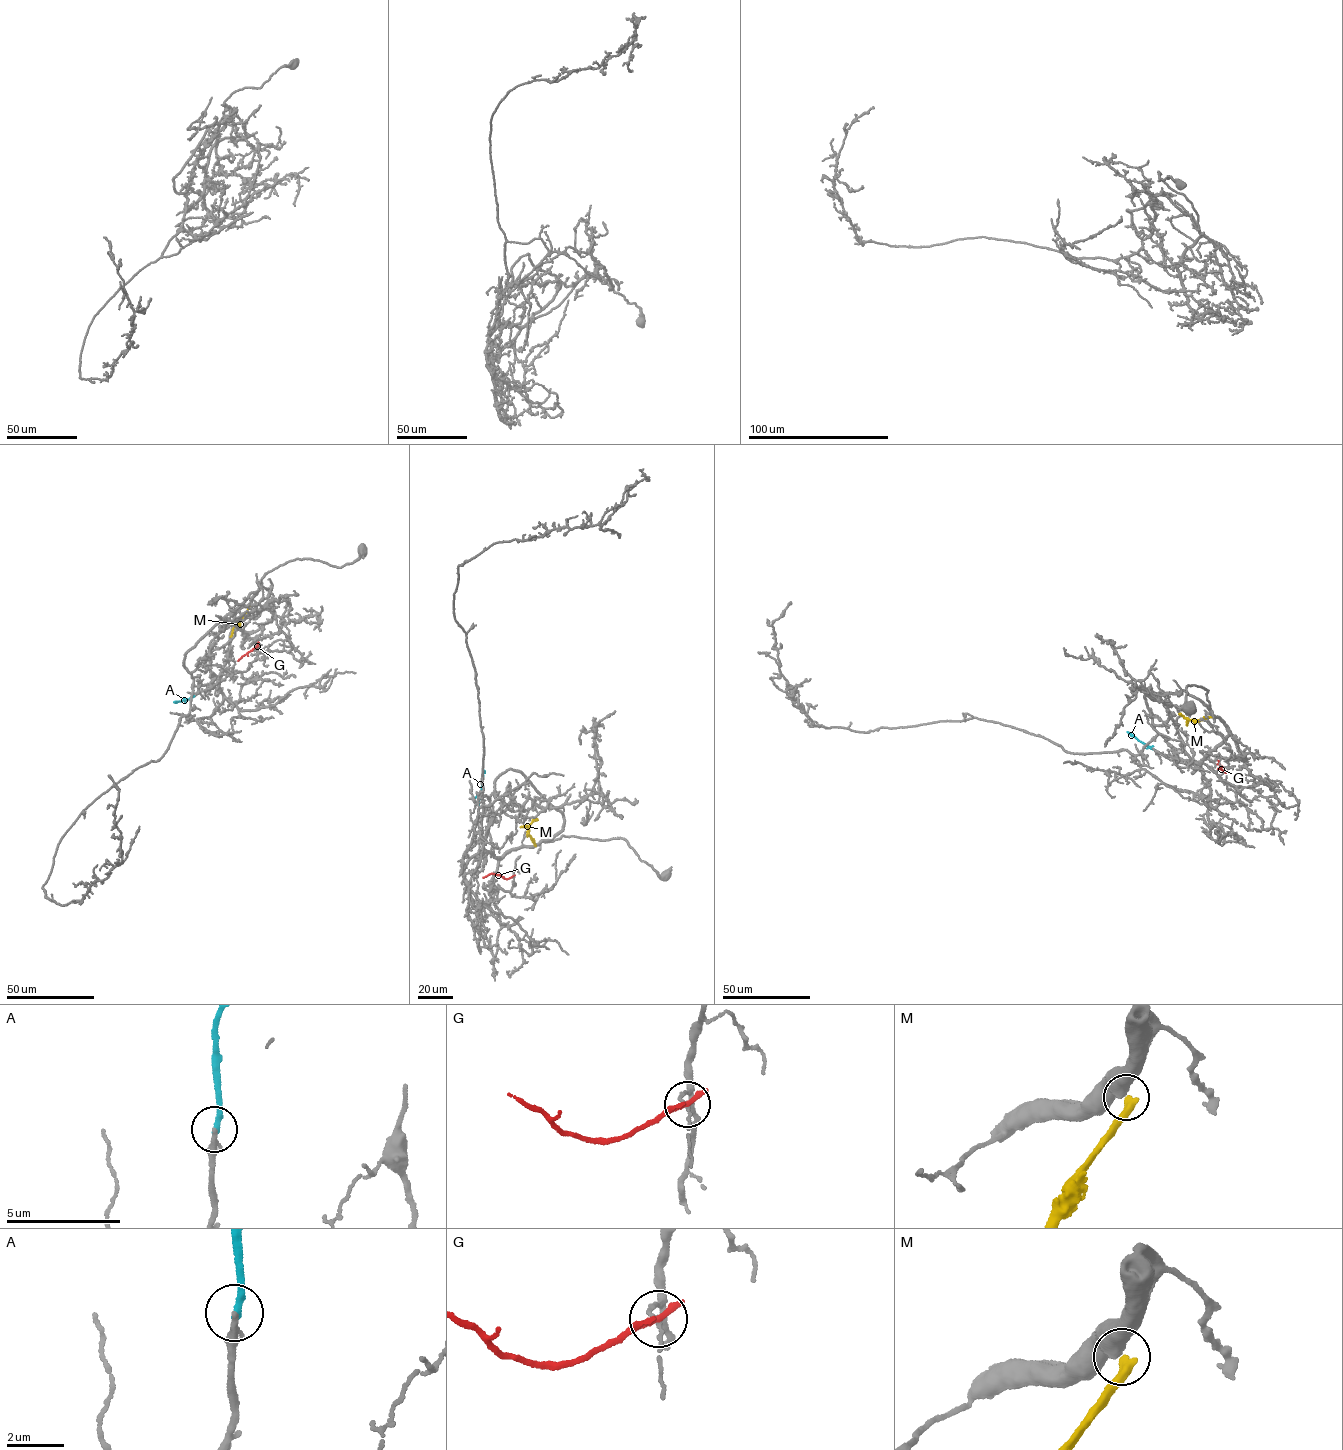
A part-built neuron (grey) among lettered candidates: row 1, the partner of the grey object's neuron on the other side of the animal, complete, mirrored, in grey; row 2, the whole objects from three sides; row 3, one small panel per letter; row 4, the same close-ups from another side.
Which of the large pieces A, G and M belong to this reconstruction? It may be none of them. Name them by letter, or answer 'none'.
A

